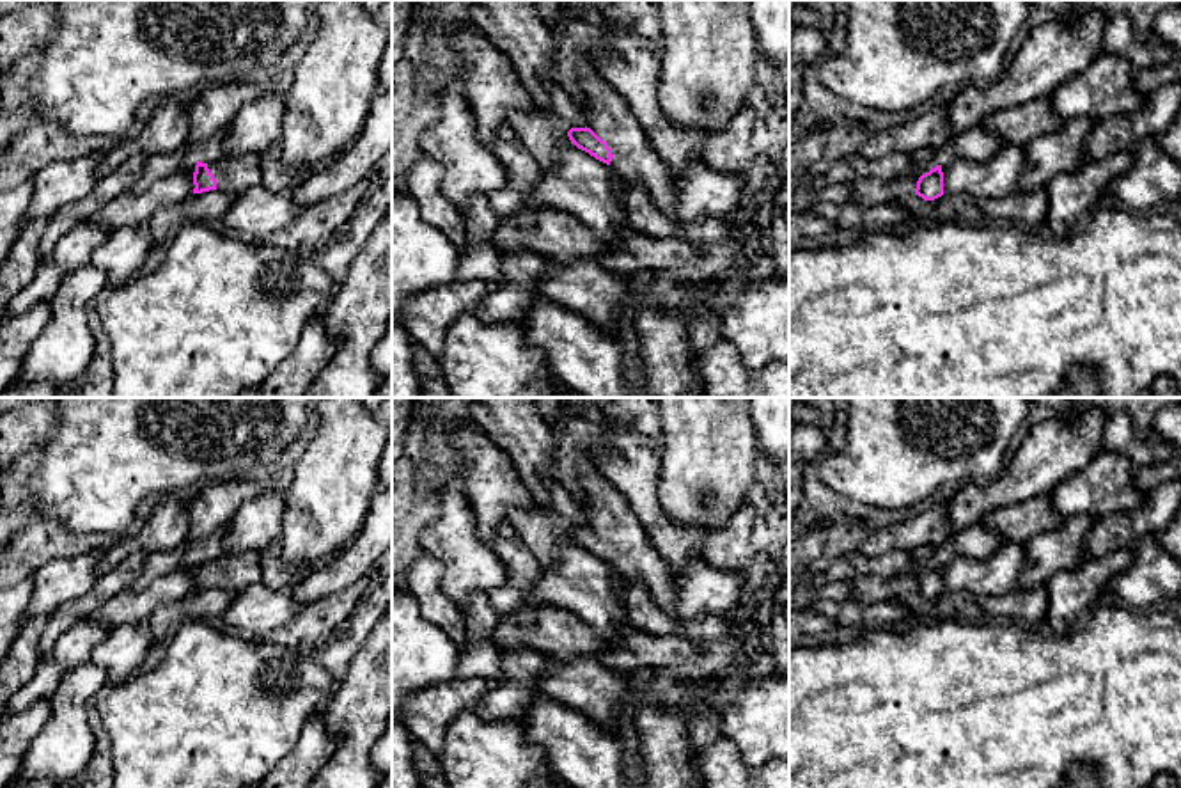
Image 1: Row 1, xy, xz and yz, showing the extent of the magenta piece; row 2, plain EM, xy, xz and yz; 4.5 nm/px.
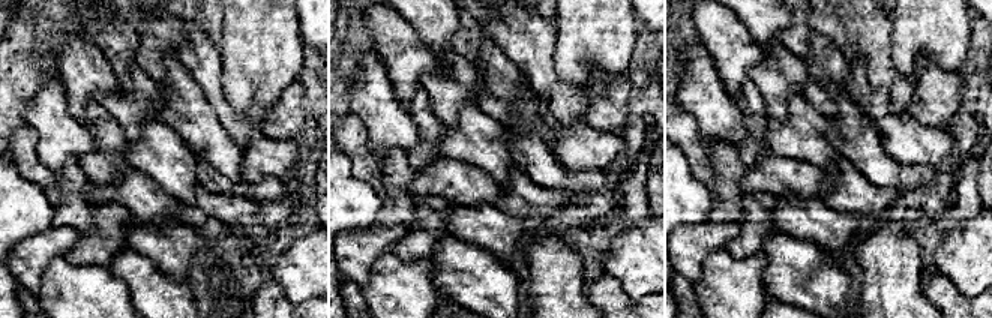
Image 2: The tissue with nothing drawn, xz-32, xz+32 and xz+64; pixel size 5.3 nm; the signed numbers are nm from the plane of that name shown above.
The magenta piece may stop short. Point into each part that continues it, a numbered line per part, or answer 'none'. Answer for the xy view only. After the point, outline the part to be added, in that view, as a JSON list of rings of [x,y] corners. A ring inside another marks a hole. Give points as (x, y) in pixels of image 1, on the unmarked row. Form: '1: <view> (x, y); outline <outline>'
1: xy (234, 572); outline [[[245,550],[239,554],[223,554],[207,561],[209,570],[216,577],[216,587],[239,593],[252,584],[261,582],[261,552]]]

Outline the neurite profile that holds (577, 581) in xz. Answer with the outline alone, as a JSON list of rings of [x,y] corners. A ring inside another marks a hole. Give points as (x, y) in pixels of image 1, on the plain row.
[[[569,536],[553,547],[553,561],[543,564],[543,571],[530,589],[536,600],[566,609],[587,623],[605,642],[619,642],[621,630],[630,625],[628,609],[614,582],[610,563],[578,547]]]

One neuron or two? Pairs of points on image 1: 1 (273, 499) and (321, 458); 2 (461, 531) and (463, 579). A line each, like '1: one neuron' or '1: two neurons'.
1: two neurons
2: one neuron

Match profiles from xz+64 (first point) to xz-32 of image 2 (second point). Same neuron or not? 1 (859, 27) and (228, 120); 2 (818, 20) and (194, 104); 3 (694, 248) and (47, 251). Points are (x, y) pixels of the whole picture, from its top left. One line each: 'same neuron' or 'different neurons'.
1: same neuron
2: different neurons
3: same neuron

